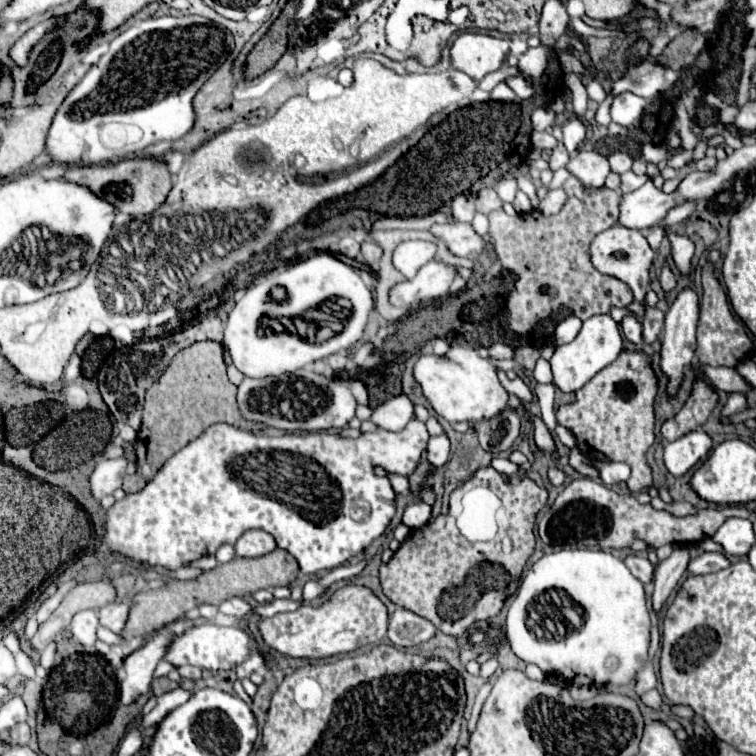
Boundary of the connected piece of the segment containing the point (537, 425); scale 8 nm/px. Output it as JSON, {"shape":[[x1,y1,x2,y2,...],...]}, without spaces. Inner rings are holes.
{"shape":[[532,414,532,418,534,418,532,424,534,424,534,440,536,440,536,446,542,448,546,454,554,452,554,450,556,450,556,448,554,448,554,440,552,440,546,424,544,424,542,418,536,416,536,414]]}

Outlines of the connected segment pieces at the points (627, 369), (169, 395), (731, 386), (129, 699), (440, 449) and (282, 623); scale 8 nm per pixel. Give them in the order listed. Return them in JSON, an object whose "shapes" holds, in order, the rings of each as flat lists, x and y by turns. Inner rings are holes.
{"shapes":[[[622,352,576,392,574,404,558,408,556,420,576,436,576,446,584,456,600,462,626,462,634,468,646,464,646,452,654,444,654,396,656,378,646,354]],[[204,340,204,342,194,342,192,346,180,350,170,360,170,364,162,372,162,376,146,392,144,418,142,418,142,426,140,426,138,438,136,438,136,454,140,460,138,460,136,474,124,478,122,490,126,494,138,492,148,480,154,478,154,474,160,470,160,466,174,452,178,452,190,440,198,438,210,424,228,422,228,424,234,424,236,428,248,430,248,432,268,430,268,426,264,426,264,424,258,424,252,420,242,420,242,414,238,412,236,392,238,392,238,388,226,376,222,344]],[[696,364,696,370,716,388,716,390,724,390,724,392,746,392,748,384,742,380,742,376,728,366,720,366,720,368,712,368,712,366,702,366]],[[170,632,170,634,160,636,156,640,148,640,142,648,132,652,124,660,126,678,120,686,120,696,118,696,120,706,132,704,138,696,142,696,144,692,150,690,152,672,154,672,156,664,160,662,160,658,164,656,164,646,168,644,170,638,174,638,174,634,176,632]],[[440,434,428,442,428,460,432,466,442,466,448,460,448,436]],[[348,586,344,594,332,594,318,608,298,608,296,612,276,614,264,618,258,624,262,640,282,656,290,658,328,658,336,654,346,654,356,648,378,644,388,630,388,612,386,606,364,586],[306,610,308,612,306,613]]]}

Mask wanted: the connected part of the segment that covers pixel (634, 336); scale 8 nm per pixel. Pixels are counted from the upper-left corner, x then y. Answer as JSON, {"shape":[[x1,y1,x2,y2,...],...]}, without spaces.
{"shape":[[628,314,622,320,622,332,624,332,626,340,630,340,632,344,640,344,642,342,642,326,638,324,638,320,632,314]]}

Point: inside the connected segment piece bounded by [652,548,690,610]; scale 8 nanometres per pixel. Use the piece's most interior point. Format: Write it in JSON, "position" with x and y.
{"position":[668,573]}

